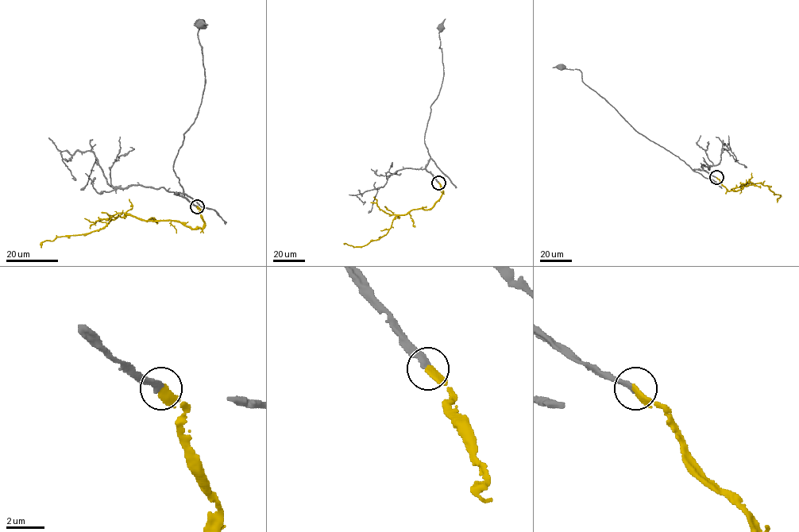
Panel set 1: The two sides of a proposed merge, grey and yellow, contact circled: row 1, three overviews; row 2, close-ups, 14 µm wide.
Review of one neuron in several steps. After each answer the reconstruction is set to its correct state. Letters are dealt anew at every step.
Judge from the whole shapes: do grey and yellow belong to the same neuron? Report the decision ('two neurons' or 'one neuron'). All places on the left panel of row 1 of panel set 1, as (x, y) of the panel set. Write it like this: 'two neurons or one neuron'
one neuron

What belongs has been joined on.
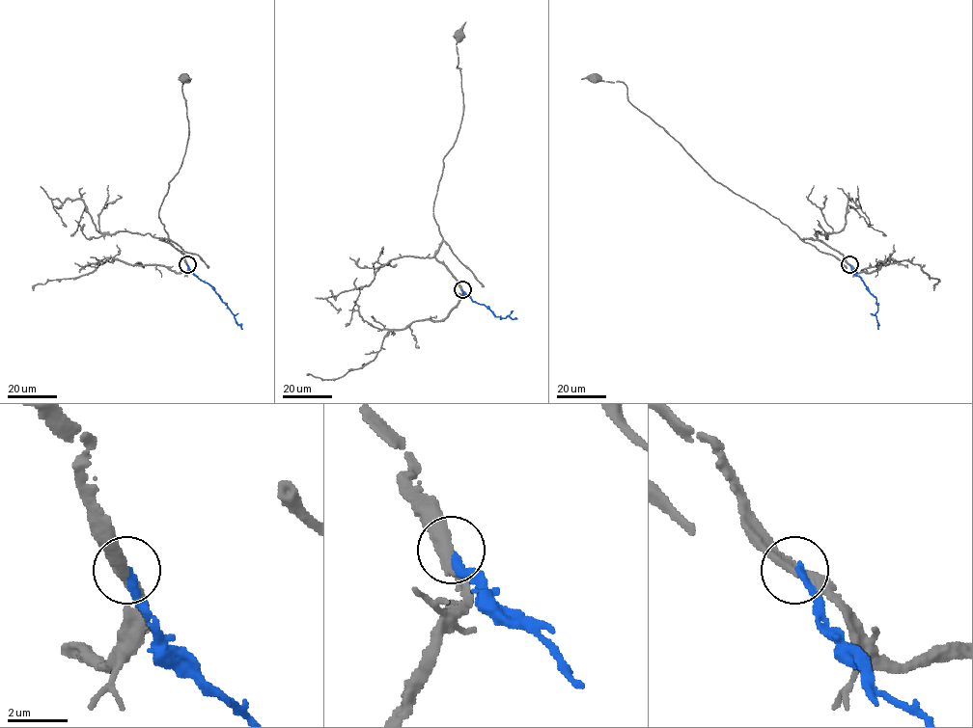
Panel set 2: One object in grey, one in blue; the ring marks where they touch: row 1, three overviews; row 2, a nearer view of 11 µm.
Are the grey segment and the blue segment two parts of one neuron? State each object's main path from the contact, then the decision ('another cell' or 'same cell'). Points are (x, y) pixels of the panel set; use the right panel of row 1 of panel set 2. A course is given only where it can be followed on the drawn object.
grey runs (849, 264), (838, 251), (800, 238), (717, 182), (629, 101), (623, 82), (595, 79); blue runs (849, 264), (876, 299), (878, 329); another cell

